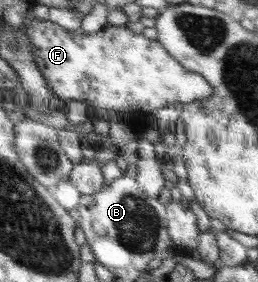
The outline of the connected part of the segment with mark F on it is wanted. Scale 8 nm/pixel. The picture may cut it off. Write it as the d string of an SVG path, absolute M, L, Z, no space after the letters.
M36 18L26 24L25 32L30 40L30 50L43 78L60 102L81 100L85 102L89 119L95 123L107 119L109 111L140 110L154 112L165 106L183 106L195 103L213 94L210 84L200 75L187 70L175 60L156 40L131 32L126 26L109 26L93 34L85 34L80 28L65 30L50 20Z

